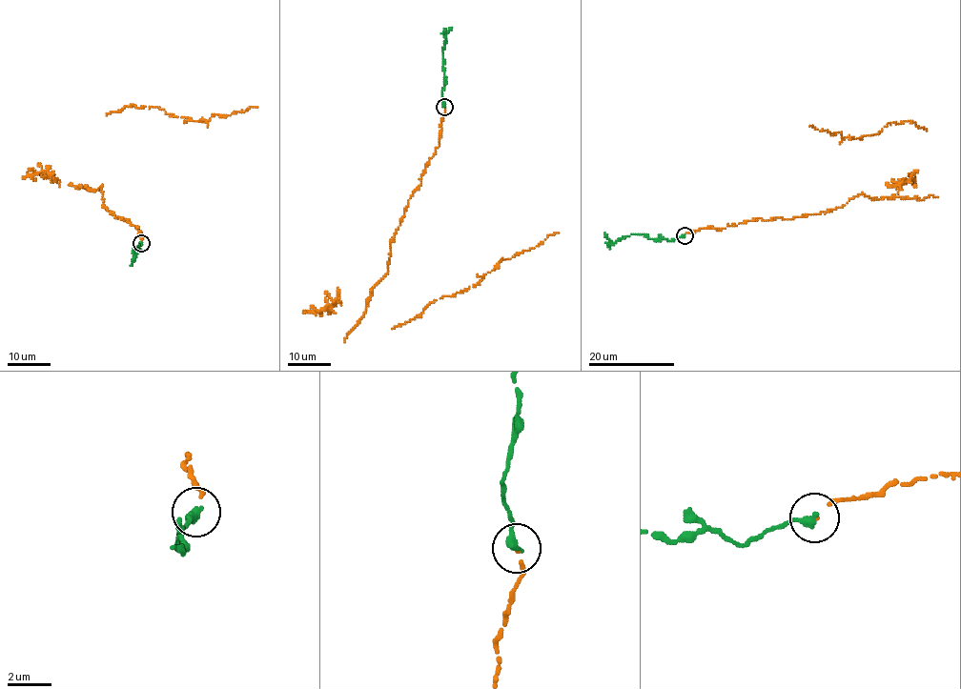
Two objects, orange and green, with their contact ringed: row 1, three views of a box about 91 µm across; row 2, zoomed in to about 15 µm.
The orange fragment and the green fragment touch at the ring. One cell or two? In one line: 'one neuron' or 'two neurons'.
one neuron

